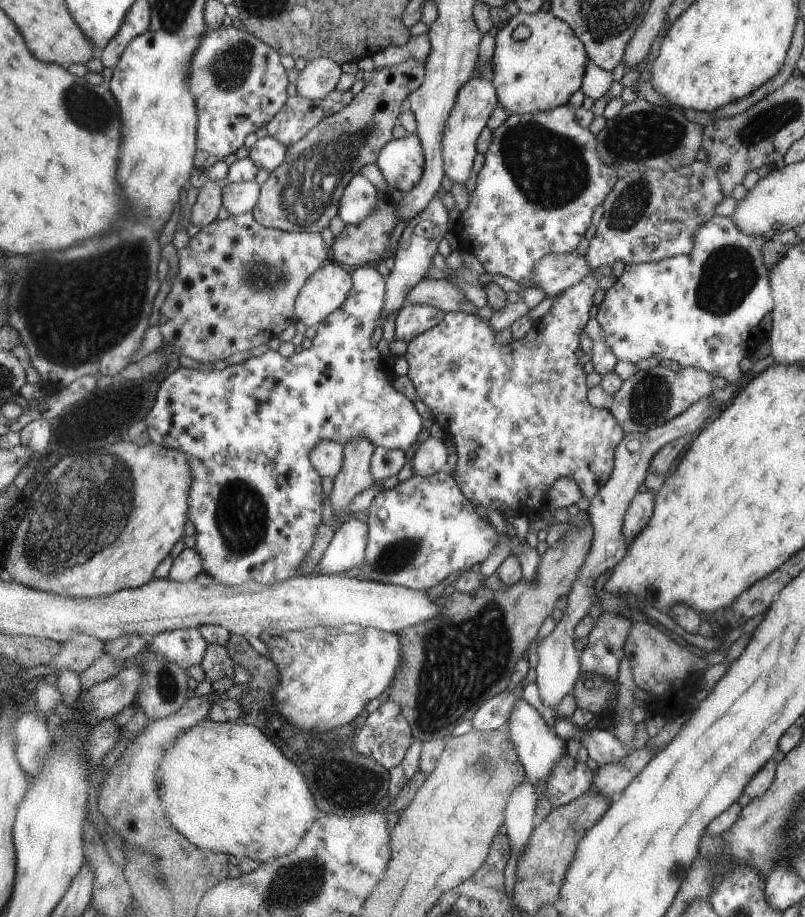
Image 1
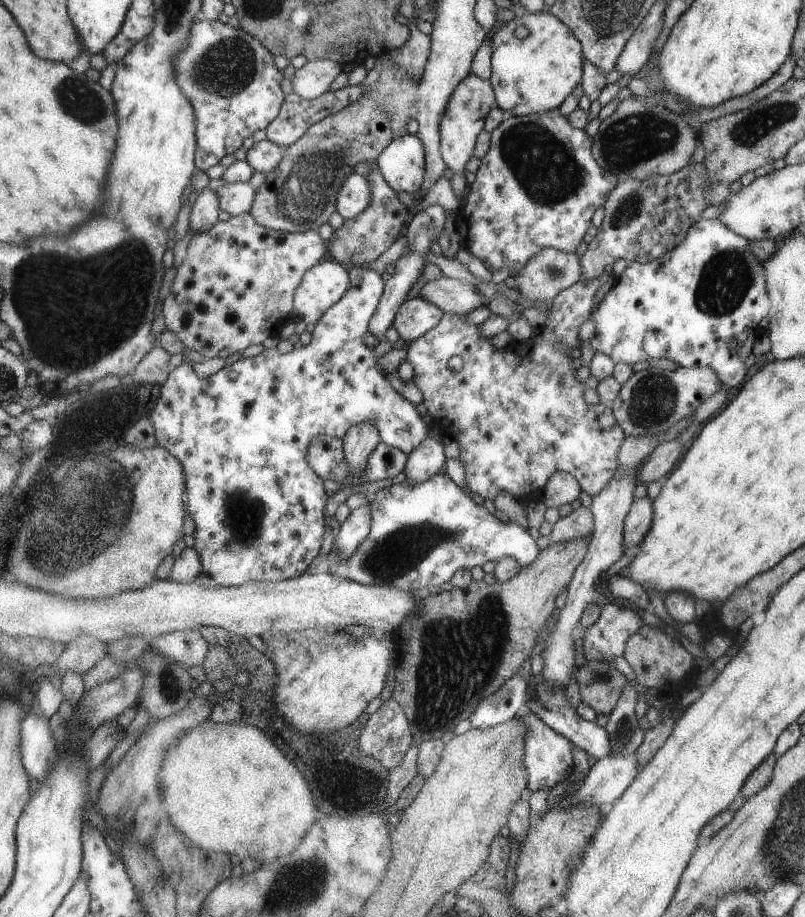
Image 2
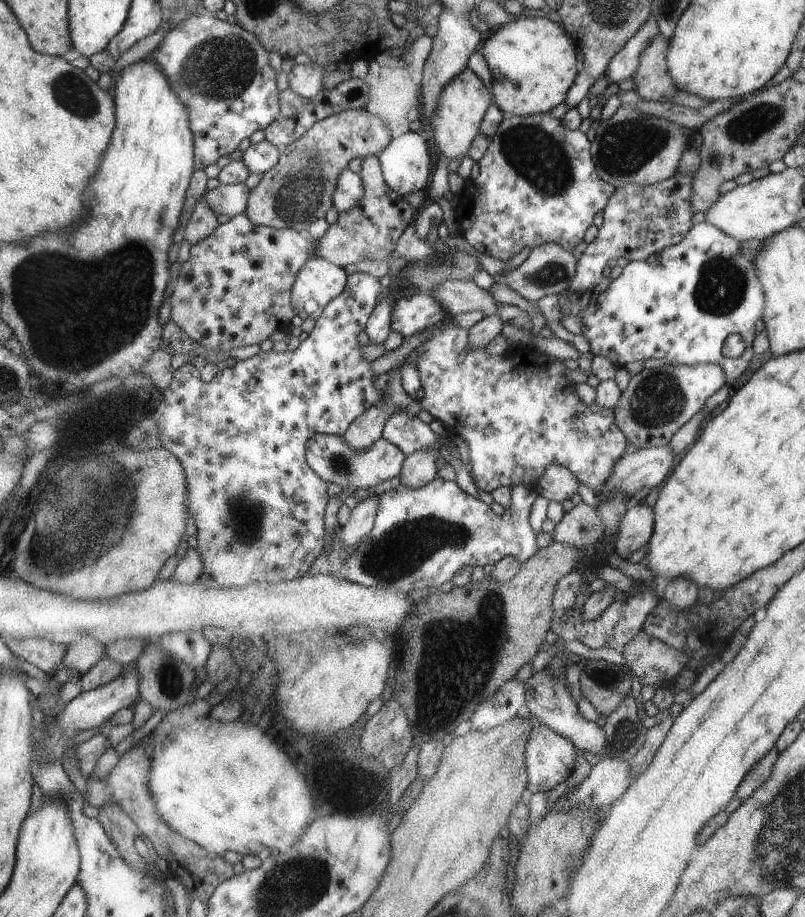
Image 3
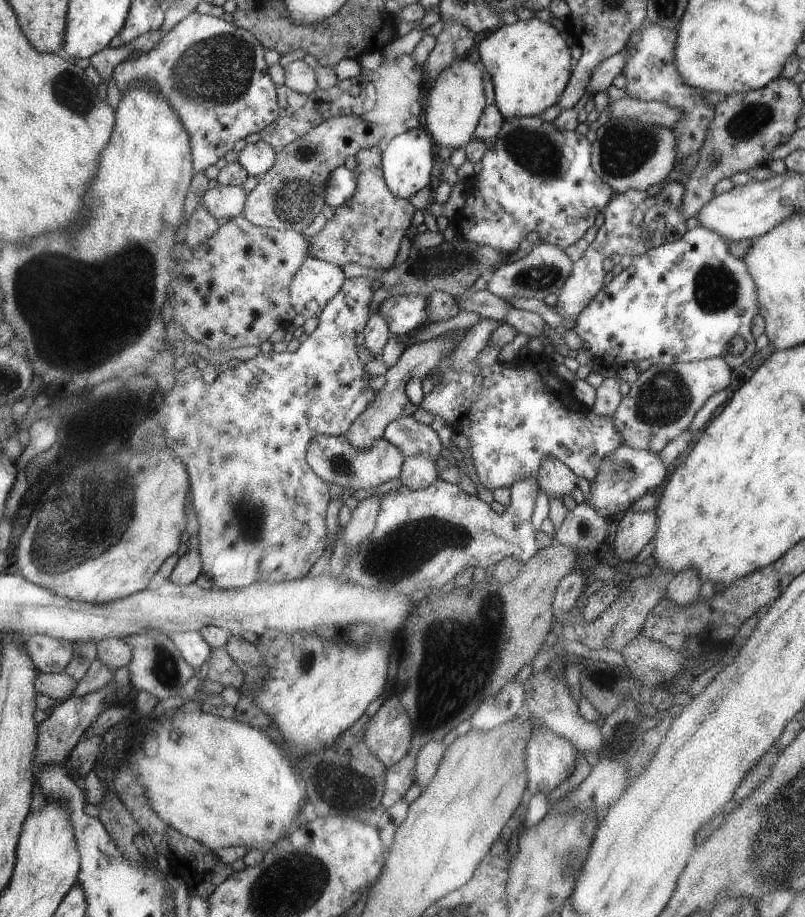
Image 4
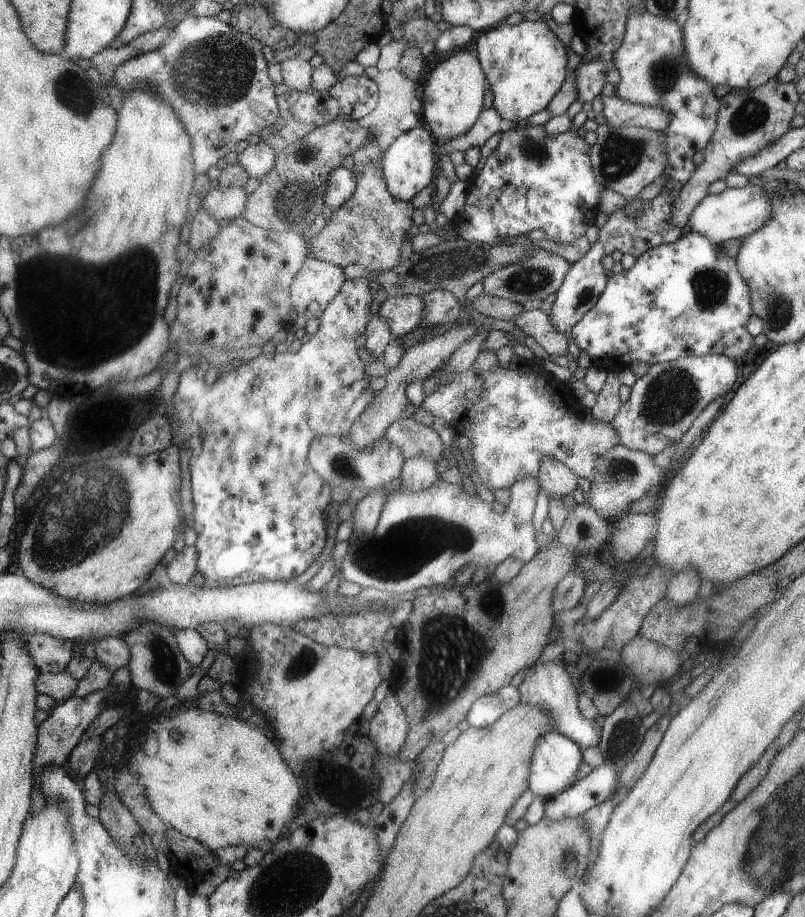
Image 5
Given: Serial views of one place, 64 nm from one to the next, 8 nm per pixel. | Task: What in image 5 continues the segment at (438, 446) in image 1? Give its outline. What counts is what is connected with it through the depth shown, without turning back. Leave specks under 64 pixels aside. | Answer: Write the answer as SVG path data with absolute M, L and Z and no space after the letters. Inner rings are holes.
M424 456L404 459L398 477L400 488L407 492L421 492L439 478L434 462Z

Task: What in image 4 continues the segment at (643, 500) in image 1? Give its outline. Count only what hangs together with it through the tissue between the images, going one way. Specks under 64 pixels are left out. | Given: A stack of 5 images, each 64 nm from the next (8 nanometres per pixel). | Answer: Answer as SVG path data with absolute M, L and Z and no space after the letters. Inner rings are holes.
M631 508L624 513L616 526L613 552L620 560L633 561L641 548L654 538L657 516L654 511L636 511Z

